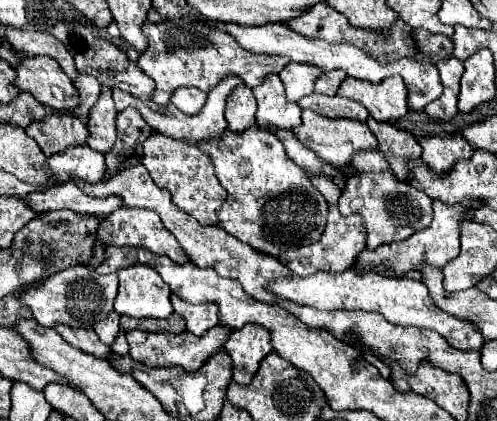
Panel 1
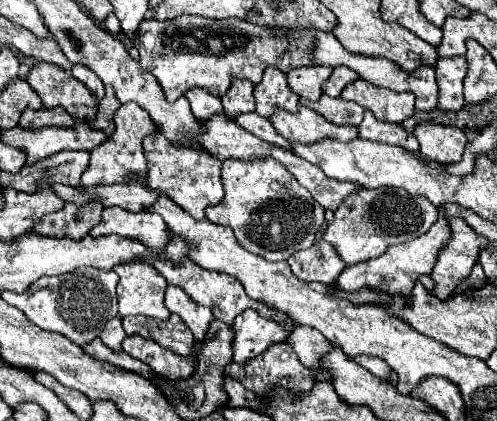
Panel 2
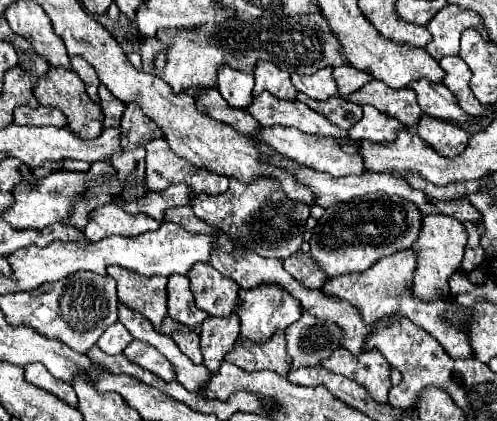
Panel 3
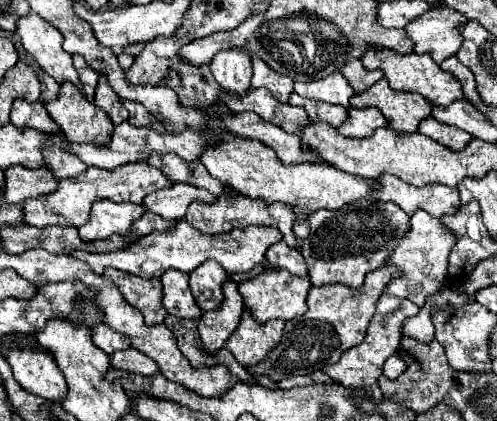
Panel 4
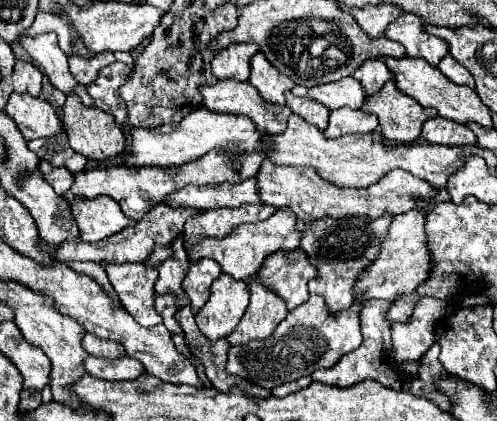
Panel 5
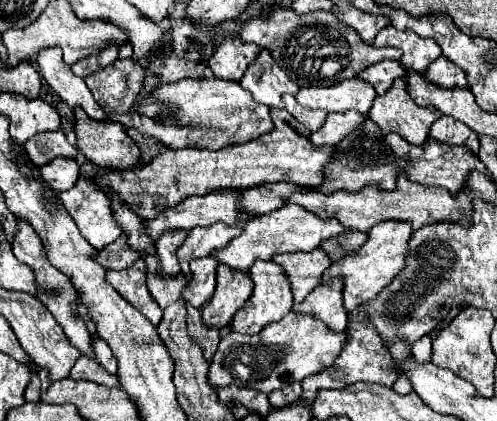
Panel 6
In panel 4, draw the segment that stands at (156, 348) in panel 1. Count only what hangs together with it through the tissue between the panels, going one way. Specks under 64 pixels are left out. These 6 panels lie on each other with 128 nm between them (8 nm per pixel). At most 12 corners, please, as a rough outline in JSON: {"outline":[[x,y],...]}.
{"outline":[[136,348],[114,352],[110,364],[126,372],[158,374],[158,364]]}

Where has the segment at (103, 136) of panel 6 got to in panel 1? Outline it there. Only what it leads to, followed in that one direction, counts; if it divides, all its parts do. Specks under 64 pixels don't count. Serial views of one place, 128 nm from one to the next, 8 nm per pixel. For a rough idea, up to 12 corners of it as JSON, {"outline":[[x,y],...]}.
{"outline":[[50,56],[16,64],[18,90],[52,110],[78,104],[72,80]]}

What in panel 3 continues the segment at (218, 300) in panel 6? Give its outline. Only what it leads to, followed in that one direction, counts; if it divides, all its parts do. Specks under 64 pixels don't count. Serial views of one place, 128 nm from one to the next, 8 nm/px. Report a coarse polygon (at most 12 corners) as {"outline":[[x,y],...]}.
{"outline":[[238,316],[200,326],[204,366],[218,372],[240,332]]}

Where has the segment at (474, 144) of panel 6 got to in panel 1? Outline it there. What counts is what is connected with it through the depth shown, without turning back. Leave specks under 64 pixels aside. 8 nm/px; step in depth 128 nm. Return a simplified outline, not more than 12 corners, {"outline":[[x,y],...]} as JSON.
{"outline":[[460,136],[420,138],[422,162],[444,176],[472,148]]}

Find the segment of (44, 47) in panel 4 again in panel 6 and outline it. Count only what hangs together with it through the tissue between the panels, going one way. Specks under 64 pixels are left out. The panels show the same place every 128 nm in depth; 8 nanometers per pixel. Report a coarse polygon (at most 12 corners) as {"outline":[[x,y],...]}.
{"outline":[[60,48],[36,56],[40,74],[68,102],[94,120],[106,114],[86,82],[64,64]]}

